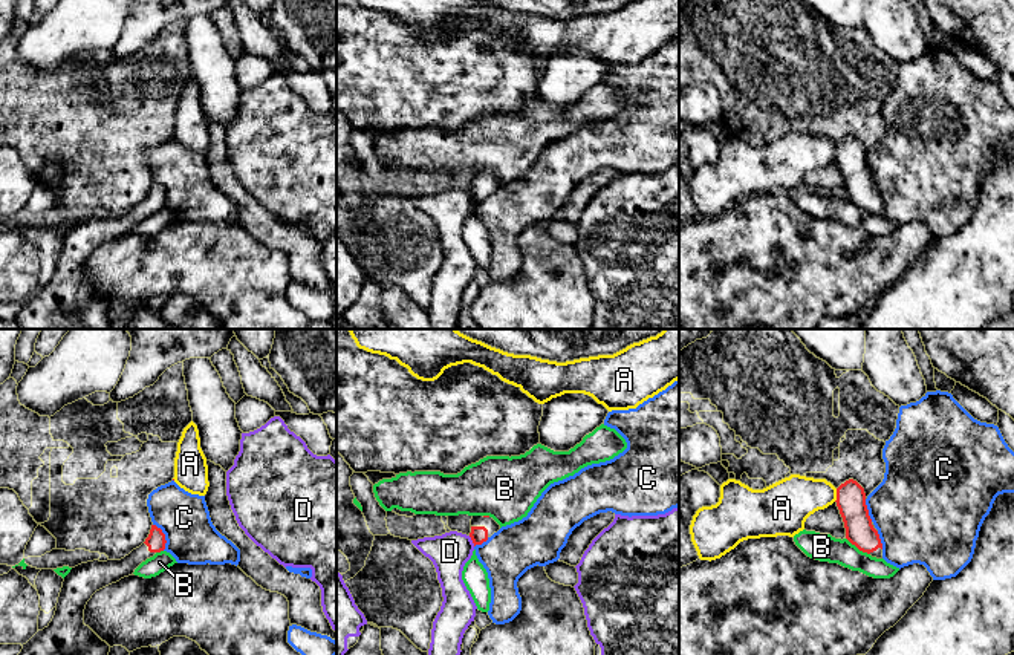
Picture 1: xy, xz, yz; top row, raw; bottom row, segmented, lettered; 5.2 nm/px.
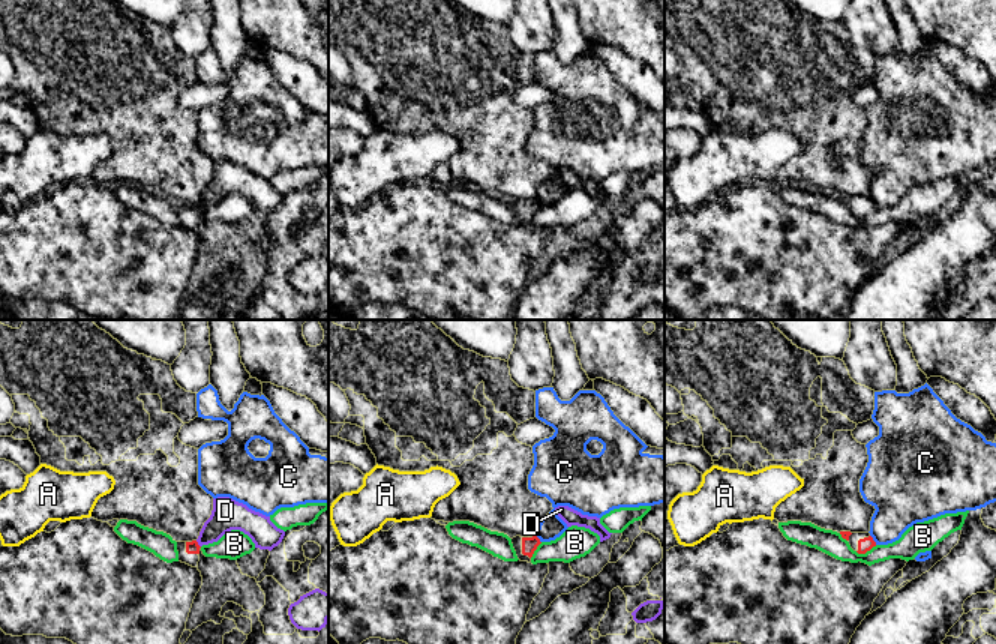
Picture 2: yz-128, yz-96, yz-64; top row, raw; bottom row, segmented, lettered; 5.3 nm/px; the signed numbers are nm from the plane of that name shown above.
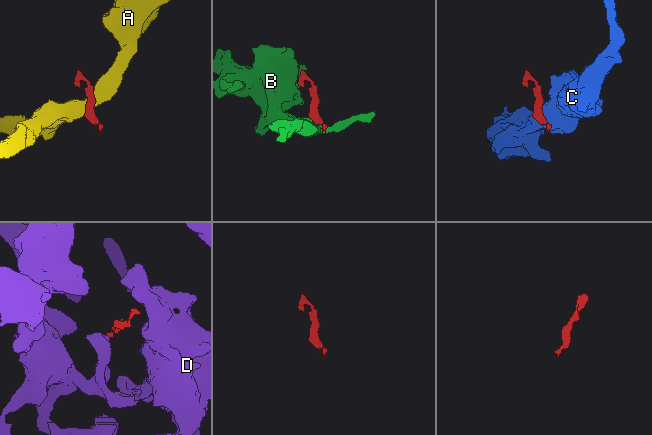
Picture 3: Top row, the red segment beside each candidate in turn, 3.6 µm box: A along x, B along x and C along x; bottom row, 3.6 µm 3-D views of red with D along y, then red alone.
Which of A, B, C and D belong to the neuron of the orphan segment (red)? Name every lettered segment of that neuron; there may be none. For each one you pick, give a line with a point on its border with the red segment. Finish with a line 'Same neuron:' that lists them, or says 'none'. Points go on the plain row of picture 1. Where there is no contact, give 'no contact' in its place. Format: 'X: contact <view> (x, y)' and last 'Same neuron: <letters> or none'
Same neuron: none

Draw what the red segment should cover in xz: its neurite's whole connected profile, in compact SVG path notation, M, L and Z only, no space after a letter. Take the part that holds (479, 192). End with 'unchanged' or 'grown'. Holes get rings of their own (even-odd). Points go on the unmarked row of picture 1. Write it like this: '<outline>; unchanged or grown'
M473 173L470 194L476 202L486 199L494 190L500 187L500 182L489 173Z; grown

